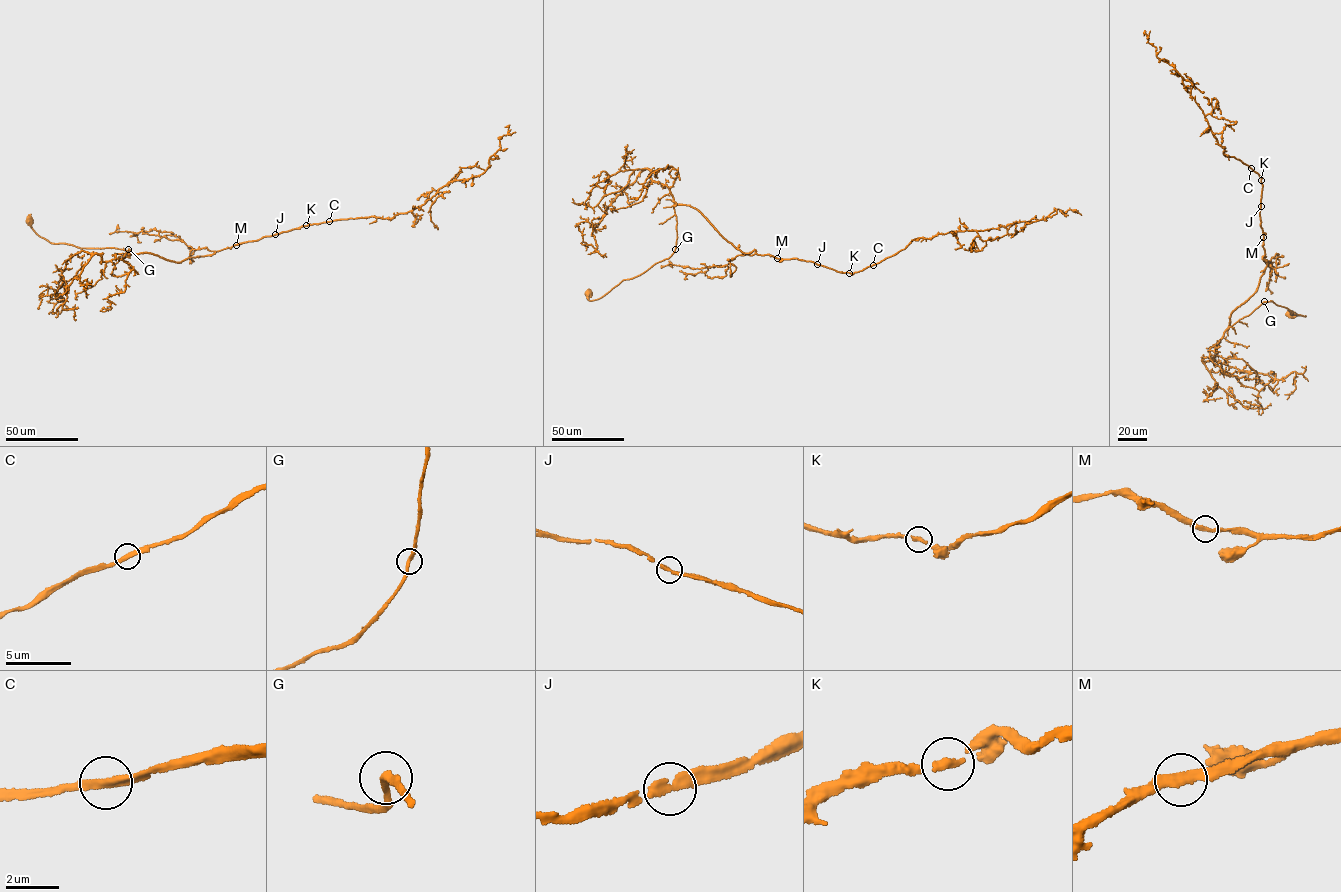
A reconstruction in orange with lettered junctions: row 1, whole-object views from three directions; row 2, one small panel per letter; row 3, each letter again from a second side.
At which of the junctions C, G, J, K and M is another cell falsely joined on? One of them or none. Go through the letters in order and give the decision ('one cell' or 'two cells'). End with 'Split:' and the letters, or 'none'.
C: one cell
G: one cell
J: one cell
K: one cell
M: one cell
Split: none

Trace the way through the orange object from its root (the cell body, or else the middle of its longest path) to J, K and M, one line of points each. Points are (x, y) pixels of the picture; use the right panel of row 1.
J: (1291, 314), (1305, 316), (1265, 302), (1228, 325), (1232, 312), (1254, 294), (1267, 264), (1260, 206)
K: (1291, 314), (1305, 316), (1265, 302), (1228, 325), (1232, 312), (1254, 294), (1267, 264), (1261, 180)
M: (1291, 314), (1305, 316), (1265, 302), (1228, 325), (1232, 312), (1254, 294), (1267, 264), (1263, 237)

